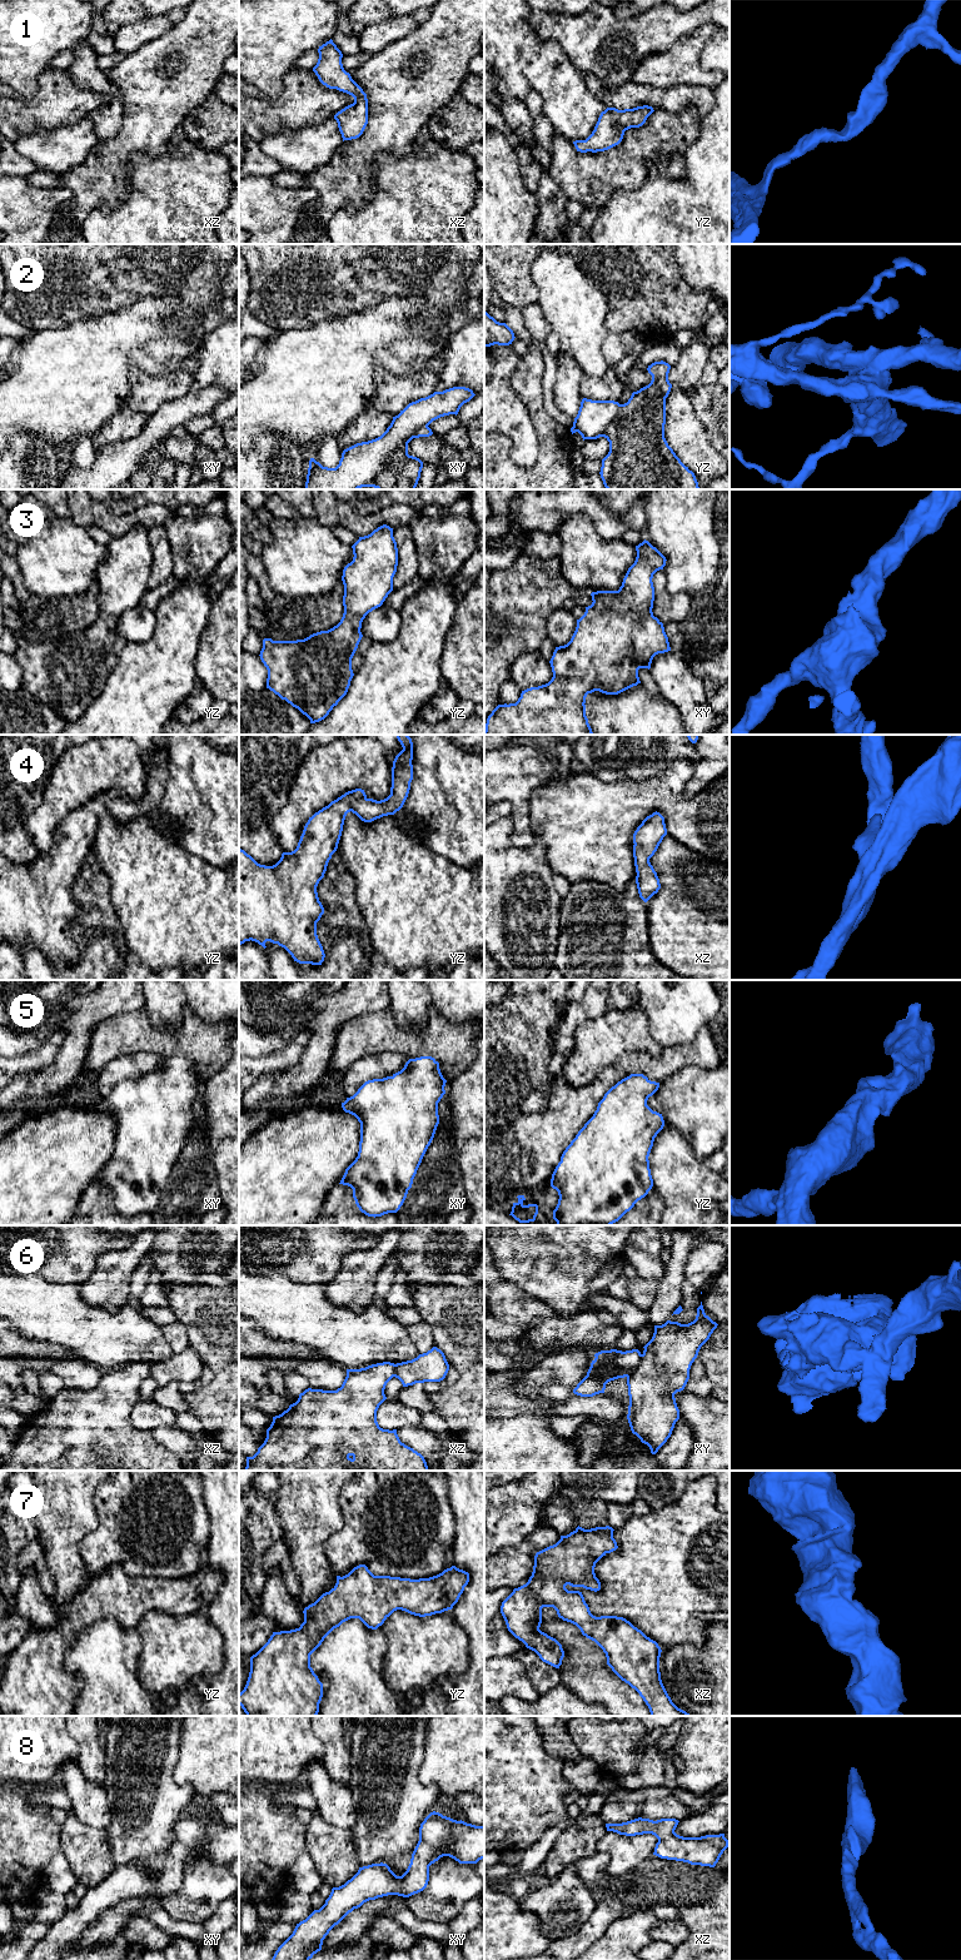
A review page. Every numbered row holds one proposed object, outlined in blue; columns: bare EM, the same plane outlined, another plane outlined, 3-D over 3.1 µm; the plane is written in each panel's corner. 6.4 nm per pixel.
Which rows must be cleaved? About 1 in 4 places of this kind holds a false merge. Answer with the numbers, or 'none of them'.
2, 6

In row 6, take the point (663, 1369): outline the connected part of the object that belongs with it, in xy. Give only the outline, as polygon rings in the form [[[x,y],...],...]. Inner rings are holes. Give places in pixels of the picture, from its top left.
[[[702,1302],[693,1322],[681,1324],[667,1320],[662,1325],[654,1325],[653,1337],[643,1347],[638,1367],[627,1377],[629,1396],[627,1419],[632,1433],[649,1447],[652,1454],[656,1454],[671,1437],[674,1424],[679,1419],[674,1394],[684,1389],[692,1363],[717,1325],[704,1313]]]

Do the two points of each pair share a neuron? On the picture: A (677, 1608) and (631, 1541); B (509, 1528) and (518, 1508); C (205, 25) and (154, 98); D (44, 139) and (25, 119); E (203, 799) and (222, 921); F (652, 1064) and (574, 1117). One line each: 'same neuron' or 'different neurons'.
A: same neuron
B: same neuron
C: same neuron
D: different neurons
E: different neurons
F: same neuron

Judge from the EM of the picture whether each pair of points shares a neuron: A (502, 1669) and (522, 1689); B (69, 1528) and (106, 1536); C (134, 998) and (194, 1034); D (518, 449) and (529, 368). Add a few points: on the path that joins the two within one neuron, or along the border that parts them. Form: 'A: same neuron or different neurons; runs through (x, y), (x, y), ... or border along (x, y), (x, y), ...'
A: same neuron; runs through (507, 1674), (517, 1684)
B: different neurons; border along (95, 1503), (99, 1525), (80, 1543), (84, 1561)
C: different neurons; border along (144, 1008), (115, 1015)
D: different neurons; border along (513, 373), (511, 387), (523, 398), (531, 412)

